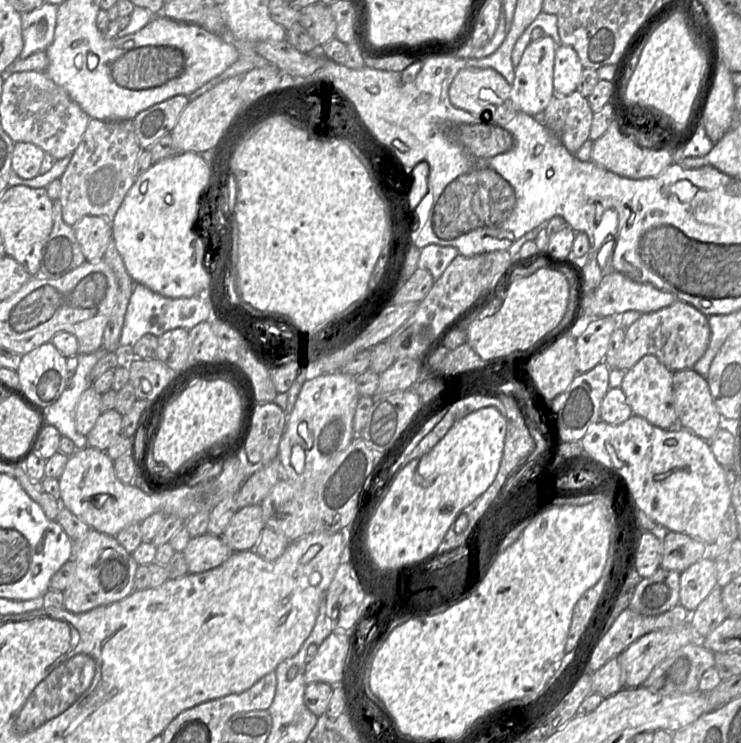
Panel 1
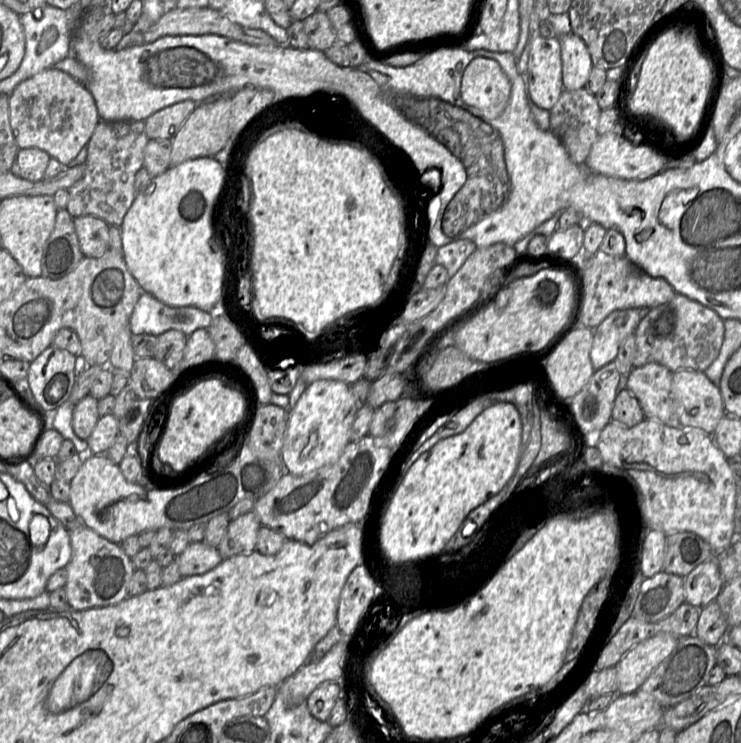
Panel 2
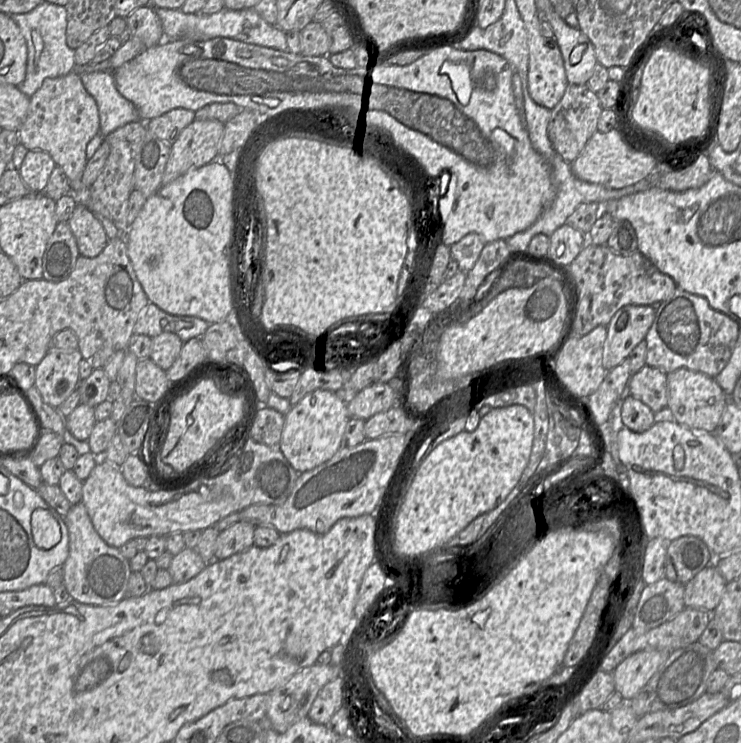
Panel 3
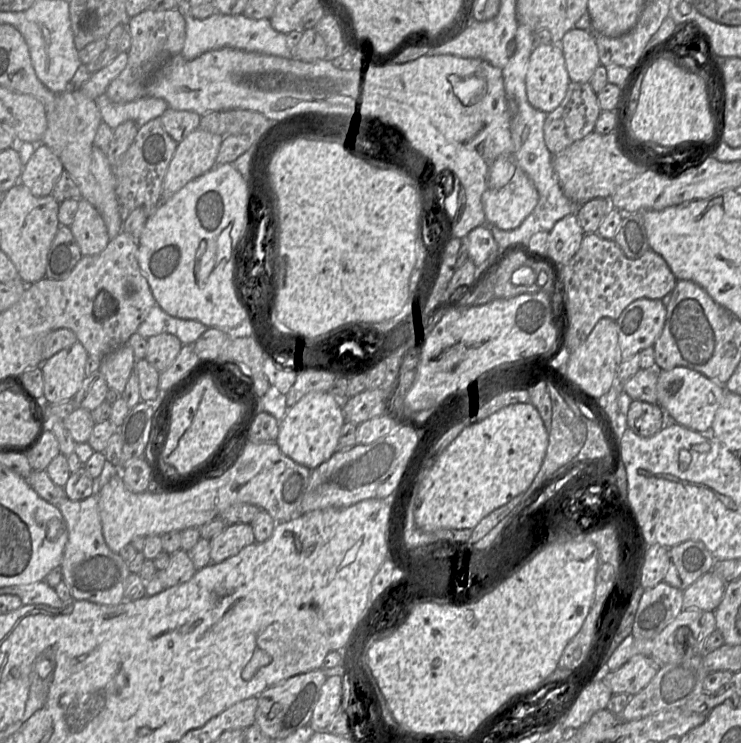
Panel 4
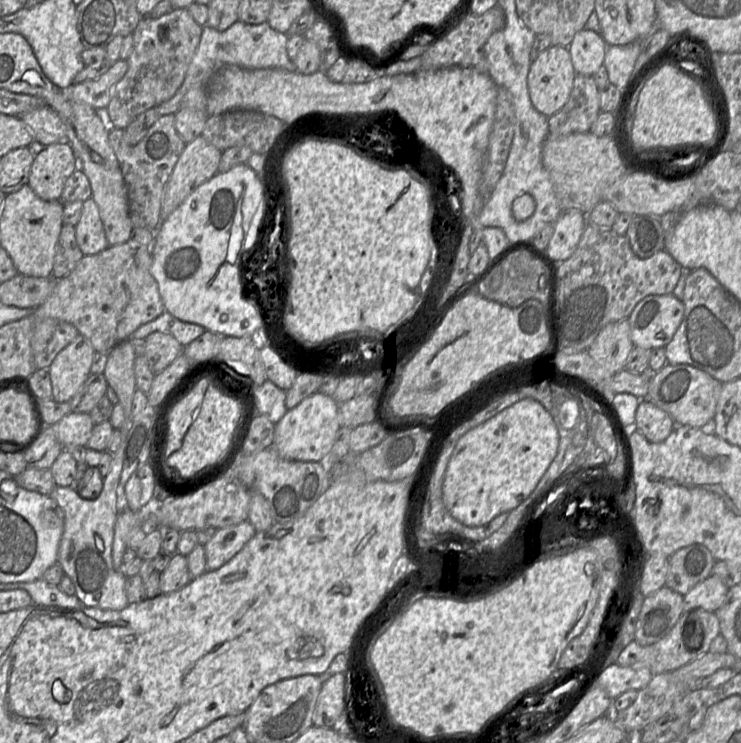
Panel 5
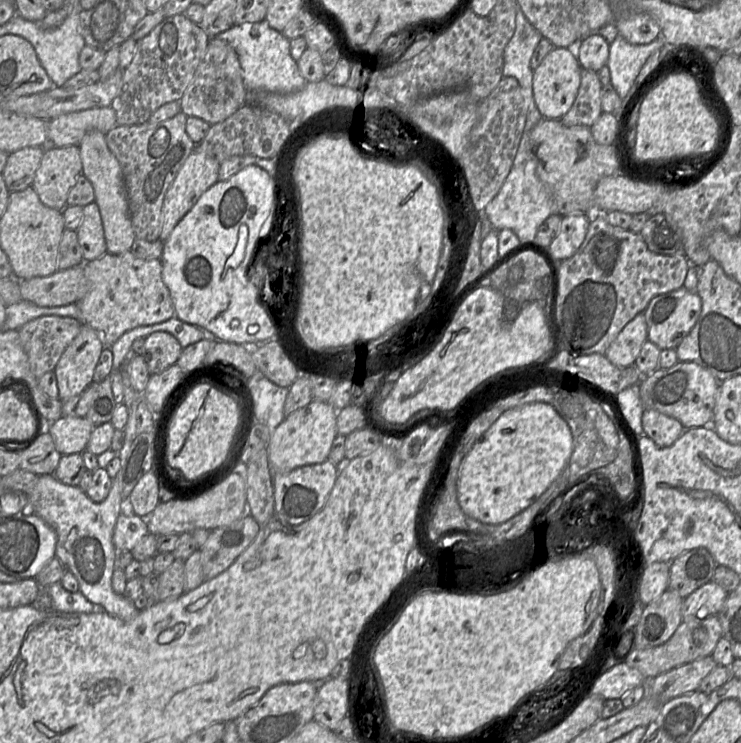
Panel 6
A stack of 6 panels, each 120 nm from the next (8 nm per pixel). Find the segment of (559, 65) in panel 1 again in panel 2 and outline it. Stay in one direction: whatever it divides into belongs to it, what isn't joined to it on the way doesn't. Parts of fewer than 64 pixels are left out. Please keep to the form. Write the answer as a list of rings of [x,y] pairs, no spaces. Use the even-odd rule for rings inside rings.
[[[574,33],[560,39],[562,83],[565,90],[584,87],[593,67],[591,56],[584,41]]]

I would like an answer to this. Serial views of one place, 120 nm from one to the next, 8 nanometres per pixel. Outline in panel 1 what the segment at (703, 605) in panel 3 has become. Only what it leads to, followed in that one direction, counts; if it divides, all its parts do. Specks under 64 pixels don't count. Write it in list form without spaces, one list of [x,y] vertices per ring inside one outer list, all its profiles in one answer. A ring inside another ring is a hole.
[[[705,556],[680,573],[679,604],[692,613],[716,587],[716,565]]]

